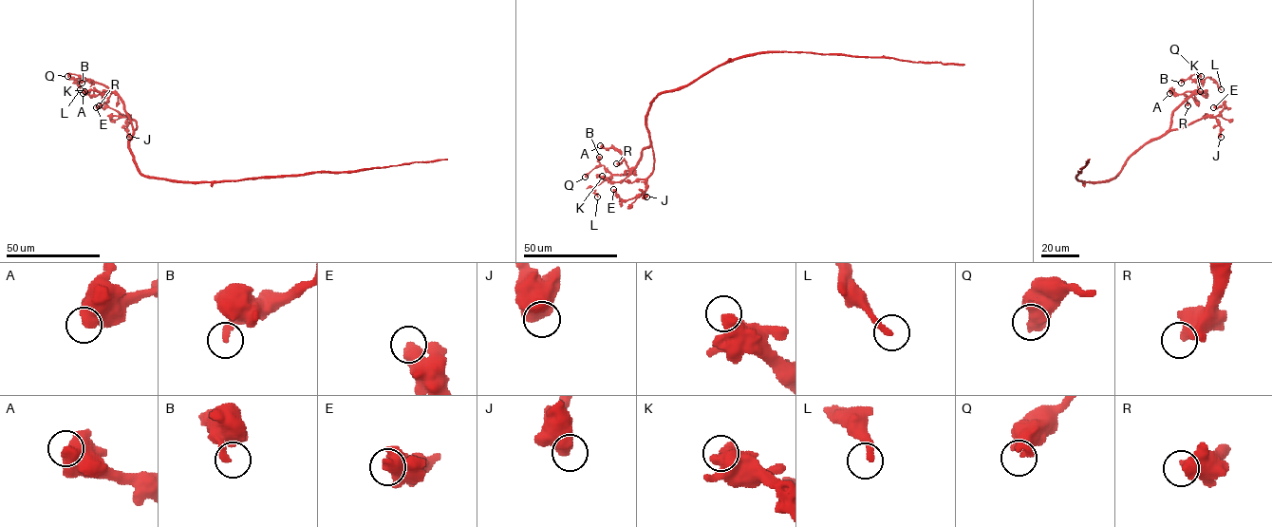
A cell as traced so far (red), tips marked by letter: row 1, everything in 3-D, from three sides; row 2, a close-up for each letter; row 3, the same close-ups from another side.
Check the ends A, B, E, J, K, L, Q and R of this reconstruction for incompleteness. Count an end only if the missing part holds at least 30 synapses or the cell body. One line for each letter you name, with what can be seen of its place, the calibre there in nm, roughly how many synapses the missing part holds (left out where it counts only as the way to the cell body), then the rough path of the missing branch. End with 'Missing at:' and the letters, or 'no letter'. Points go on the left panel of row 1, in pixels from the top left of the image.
Missing at: no letter

